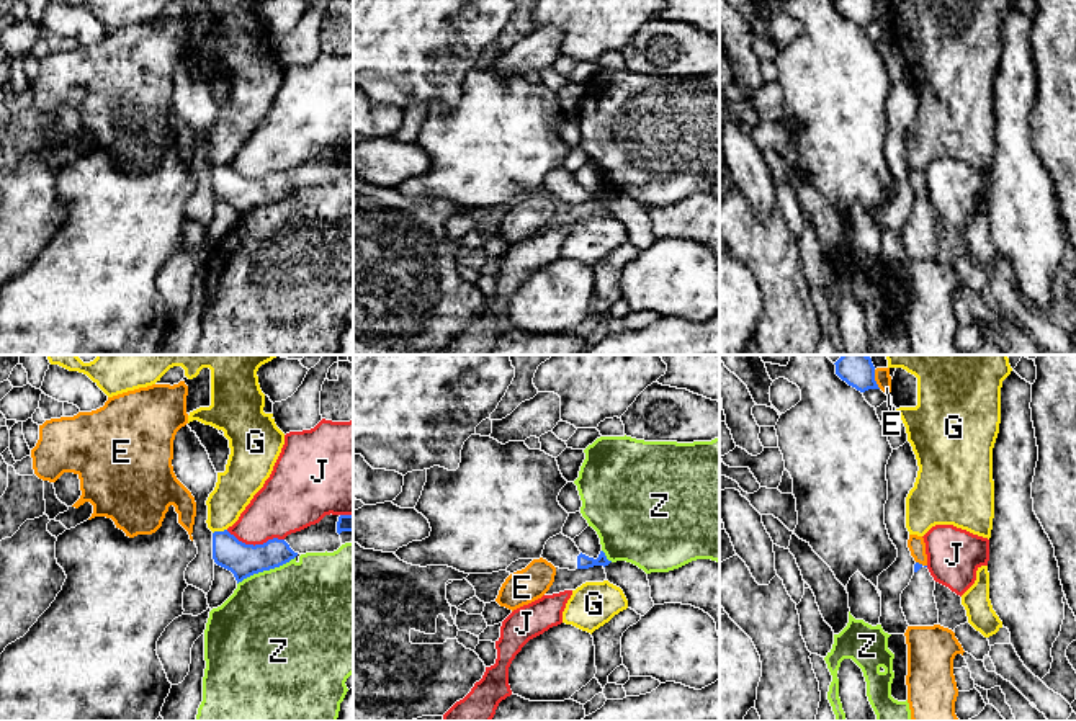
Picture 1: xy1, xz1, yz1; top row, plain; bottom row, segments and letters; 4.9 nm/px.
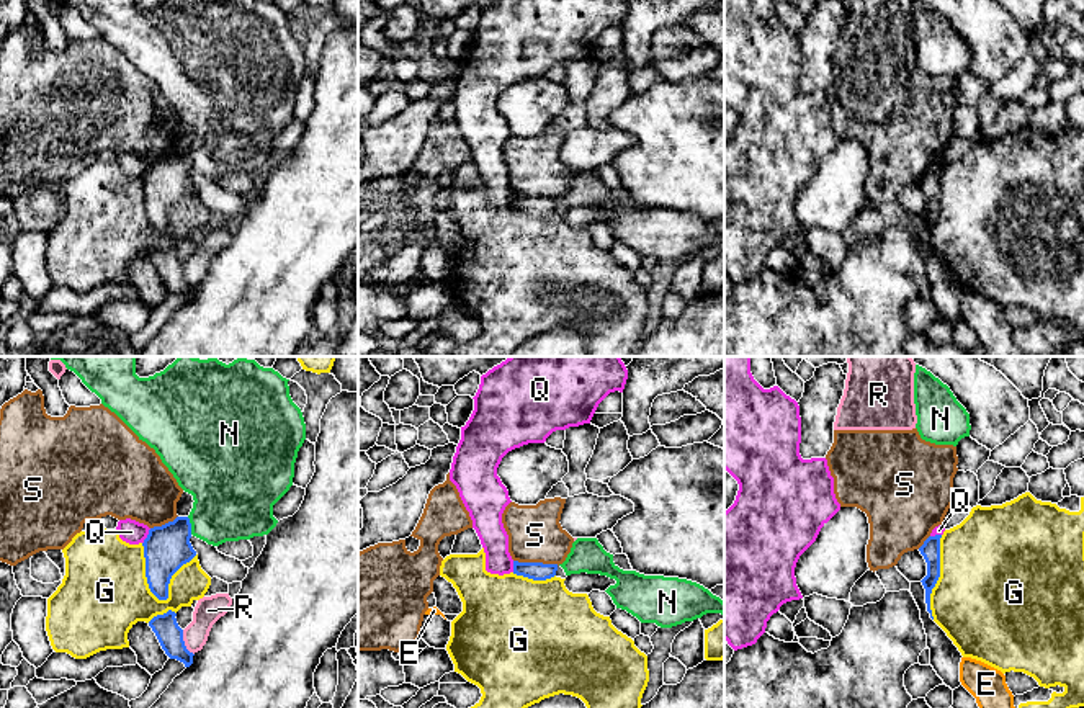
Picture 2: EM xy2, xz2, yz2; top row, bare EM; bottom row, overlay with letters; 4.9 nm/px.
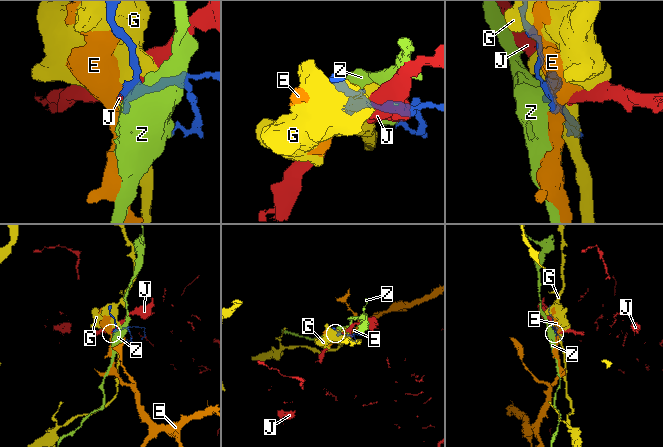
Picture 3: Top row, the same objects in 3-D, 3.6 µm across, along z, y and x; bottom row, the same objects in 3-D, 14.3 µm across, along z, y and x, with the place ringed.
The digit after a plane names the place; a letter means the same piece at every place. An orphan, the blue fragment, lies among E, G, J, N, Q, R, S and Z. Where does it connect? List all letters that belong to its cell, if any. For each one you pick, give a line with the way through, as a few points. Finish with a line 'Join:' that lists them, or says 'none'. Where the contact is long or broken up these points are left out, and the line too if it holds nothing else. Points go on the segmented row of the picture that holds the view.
Join: none

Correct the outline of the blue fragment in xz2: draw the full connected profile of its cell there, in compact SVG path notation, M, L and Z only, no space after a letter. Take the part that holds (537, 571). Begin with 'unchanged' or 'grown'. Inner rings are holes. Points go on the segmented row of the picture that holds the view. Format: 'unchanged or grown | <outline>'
unchanged | M513 561L513 574L523 576L533 580L546 580L556 576L558 564L543 562L518 562Z

